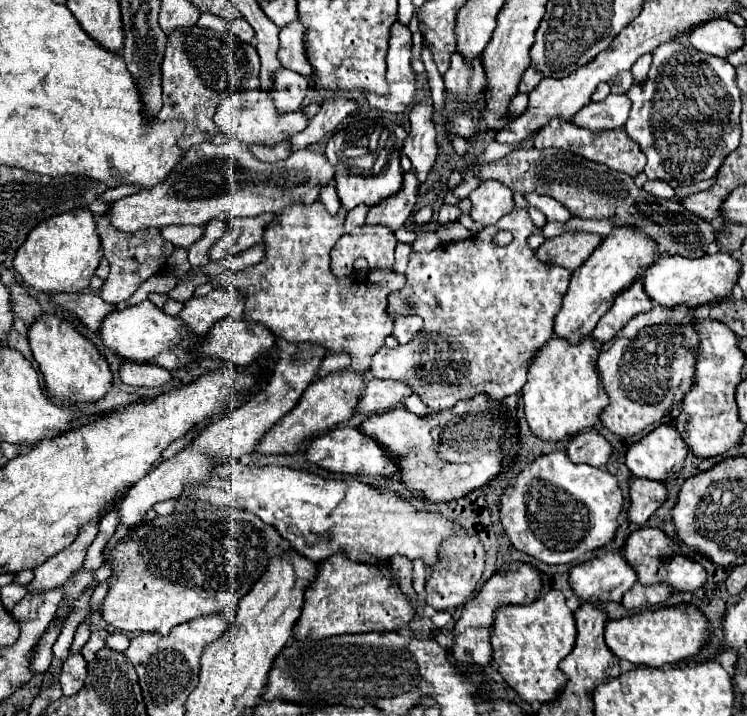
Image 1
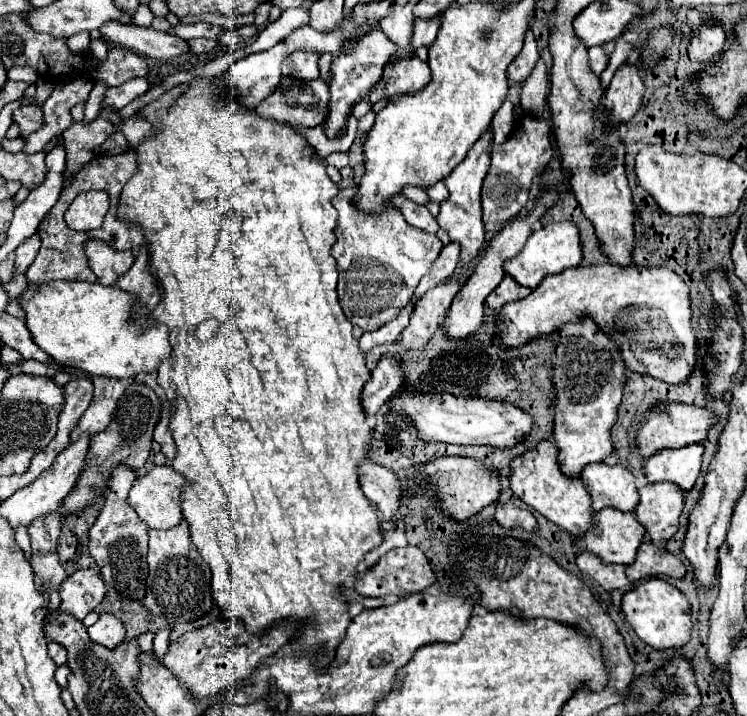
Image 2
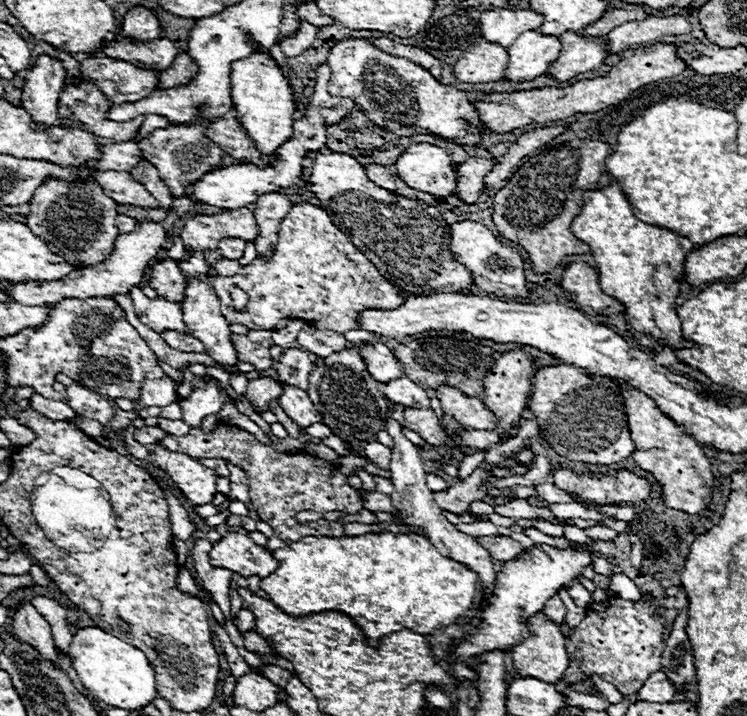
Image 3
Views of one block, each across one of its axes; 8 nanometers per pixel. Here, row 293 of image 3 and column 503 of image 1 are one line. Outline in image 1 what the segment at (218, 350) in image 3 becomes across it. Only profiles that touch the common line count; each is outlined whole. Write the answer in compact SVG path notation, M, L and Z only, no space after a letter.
M496 180L480 182L480 186L470 194L470 202L470 216L480 226L496 224L500 216L508 214L508 210L514 208L512 190L508 190L508 186Z

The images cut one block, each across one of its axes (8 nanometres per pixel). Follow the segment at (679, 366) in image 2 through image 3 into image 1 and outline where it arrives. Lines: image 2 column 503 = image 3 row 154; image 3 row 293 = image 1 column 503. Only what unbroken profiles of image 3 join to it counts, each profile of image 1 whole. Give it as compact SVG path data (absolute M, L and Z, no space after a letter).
M476 394L474 398L460 400L456 406L448 410L440 410L428 416L412 414L406 408L392 408L384 414L370 416L362 422L360 430L374 440L378 440L394 458L398 460L400 474L394 474L394 478L408 484L408 492L422 496L430 502L448 502L456 500L470 490L482 488L492 478L496 478L504 470L504 452L502 452L502 438L508 428L508 410L504 410L502 402L490 398L488 394Z

